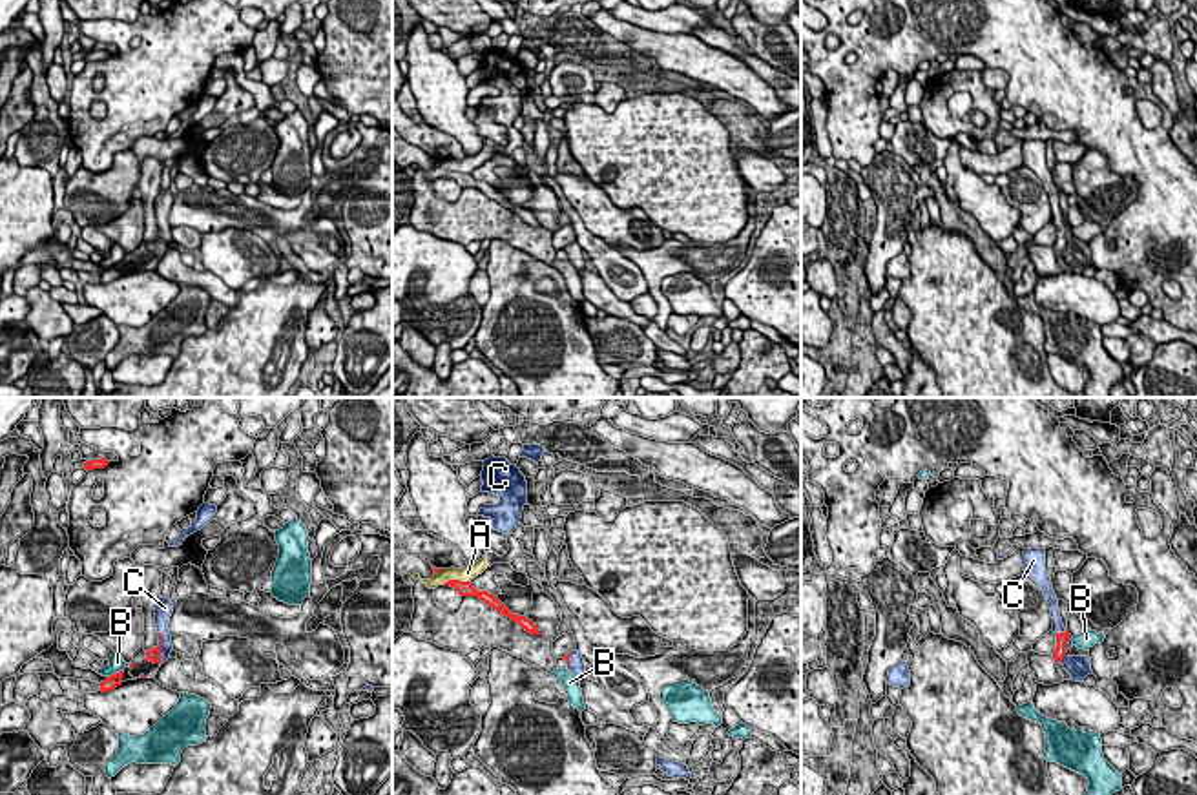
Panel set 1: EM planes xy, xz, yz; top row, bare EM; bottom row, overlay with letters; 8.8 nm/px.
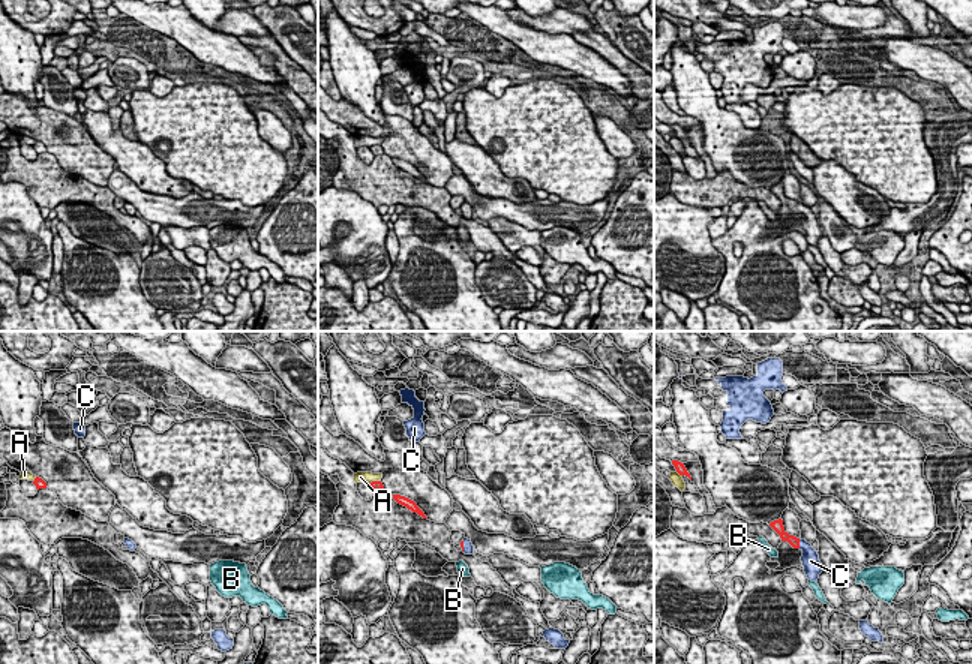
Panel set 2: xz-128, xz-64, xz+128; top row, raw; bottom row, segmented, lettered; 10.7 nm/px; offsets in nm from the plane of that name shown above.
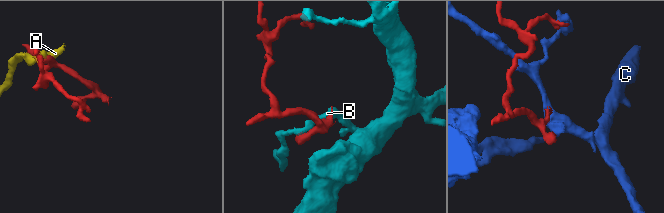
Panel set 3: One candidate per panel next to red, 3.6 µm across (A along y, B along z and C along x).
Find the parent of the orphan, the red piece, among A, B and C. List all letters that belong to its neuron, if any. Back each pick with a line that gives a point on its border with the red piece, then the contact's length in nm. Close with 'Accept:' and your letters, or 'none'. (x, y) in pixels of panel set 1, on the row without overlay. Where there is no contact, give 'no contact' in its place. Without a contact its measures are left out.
C: meets red in xy at (159, 239); contact 280 nm long
Accept: C

